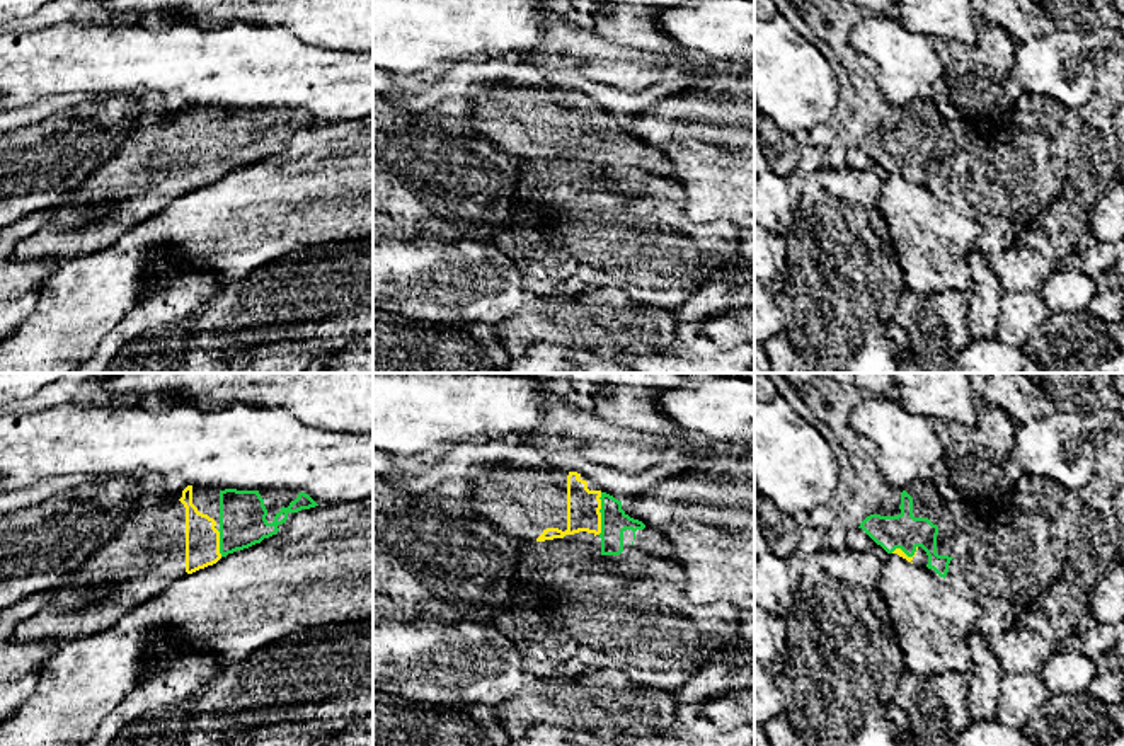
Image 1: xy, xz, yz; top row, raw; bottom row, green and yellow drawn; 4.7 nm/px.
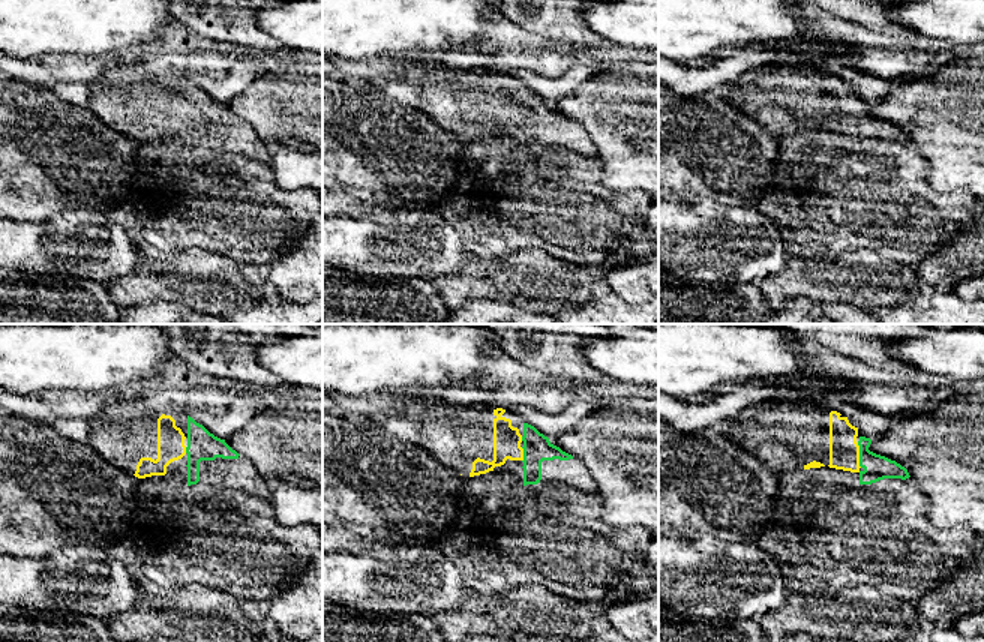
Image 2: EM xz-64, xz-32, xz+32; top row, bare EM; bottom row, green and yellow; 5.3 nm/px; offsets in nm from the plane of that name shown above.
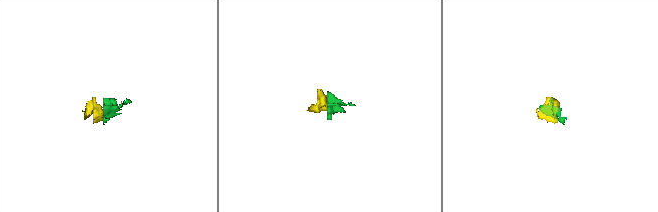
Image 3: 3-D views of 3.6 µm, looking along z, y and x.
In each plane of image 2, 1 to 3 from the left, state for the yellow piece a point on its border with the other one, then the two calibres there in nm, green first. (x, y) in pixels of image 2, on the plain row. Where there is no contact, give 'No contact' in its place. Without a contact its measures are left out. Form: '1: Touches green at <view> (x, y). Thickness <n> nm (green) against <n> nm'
1: Touches green at xz-64 (186, 114). Thickness 160 nm (green) against 150 nm
2: Touches green at xz-32 (524, 119). Thickness 150 nm (green) against 150 nm
3: Touches green at xz+32 (860, 119). Thickness 140 nm (green) against 160 nm

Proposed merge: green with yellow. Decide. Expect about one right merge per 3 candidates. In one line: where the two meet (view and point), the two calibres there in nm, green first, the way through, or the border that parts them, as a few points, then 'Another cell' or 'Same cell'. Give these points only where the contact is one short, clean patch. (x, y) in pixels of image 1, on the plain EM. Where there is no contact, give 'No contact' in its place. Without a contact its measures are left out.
Touches green at xz (600, 130). Thickness 130 nm (green) against 160 nm. Same cell

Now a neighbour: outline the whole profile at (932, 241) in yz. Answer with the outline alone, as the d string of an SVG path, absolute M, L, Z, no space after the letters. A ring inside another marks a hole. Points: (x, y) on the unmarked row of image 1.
M897 172L882 179L877 206L903 267L906 288L920 293L971 286L967 257L983 225Z

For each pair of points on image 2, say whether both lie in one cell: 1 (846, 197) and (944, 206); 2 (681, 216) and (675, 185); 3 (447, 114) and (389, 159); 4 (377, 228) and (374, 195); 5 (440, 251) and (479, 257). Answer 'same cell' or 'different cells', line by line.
1: same cell
2: different cells
3: different cells
4: different cells
5: different cells

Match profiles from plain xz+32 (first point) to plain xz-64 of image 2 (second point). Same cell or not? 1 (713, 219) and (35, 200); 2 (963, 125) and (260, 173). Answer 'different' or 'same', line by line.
1: different
2: different

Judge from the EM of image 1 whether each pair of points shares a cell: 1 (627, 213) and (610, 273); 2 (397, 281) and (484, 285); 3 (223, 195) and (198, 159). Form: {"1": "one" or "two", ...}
{"1": "one", "2": "one", "3": "two"}

